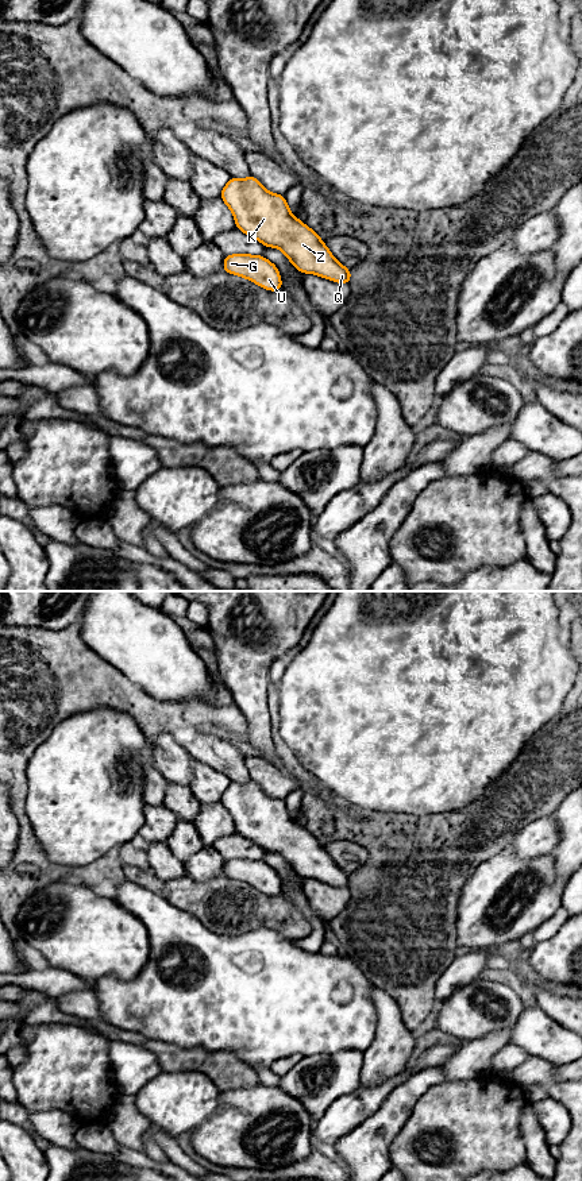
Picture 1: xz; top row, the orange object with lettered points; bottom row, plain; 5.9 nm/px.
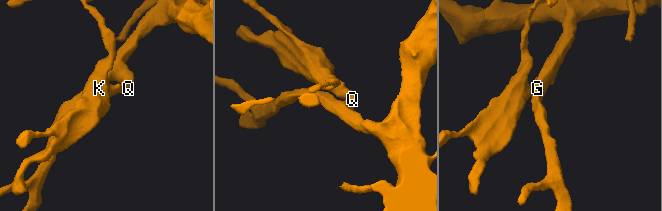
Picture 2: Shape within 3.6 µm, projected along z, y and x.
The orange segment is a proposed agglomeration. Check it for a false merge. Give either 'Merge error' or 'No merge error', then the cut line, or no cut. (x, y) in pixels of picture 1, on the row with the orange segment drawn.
No merge error. No split

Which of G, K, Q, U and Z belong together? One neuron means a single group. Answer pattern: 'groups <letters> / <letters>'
groups G K Q U Z

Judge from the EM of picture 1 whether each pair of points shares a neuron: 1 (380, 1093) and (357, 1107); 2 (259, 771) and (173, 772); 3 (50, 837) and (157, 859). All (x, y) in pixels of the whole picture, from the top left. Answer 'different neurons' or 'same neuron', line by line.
1: same neuron
2: different neurons
3: different neurons

